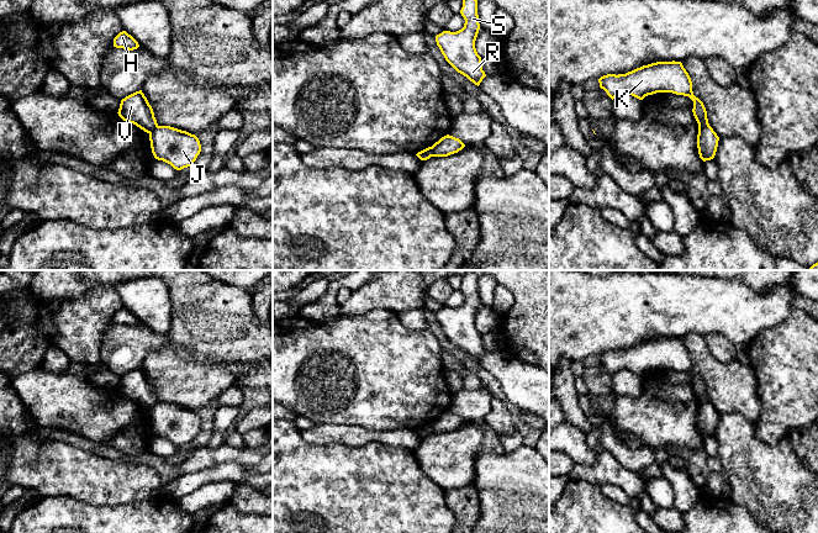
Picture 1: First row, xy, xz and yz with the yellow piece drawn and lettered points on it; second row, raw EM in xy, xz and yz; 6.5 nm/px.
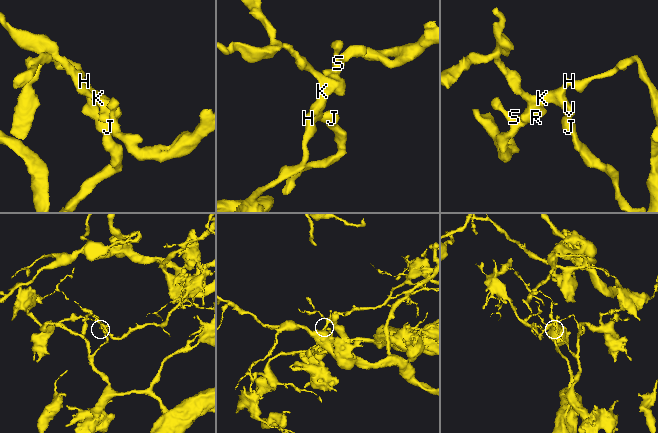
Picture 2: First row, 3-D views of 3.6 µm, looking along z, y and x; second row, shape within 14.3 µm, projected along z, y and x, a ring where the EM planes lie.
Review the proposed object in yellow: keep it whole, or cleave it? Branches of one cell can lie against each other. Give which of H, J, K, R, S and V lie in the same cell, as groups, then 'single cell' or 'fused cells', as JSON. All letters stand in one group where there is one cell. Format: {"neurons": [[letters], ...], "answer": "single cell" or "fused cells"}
{"neurons": [["H", "K", "R", "S", "V"], ["J"]], "answer": "fused cells"}

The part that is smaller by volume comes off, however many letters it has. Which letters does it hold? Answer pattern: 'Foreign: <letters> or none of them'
Foreign: H, K, R, S, V

